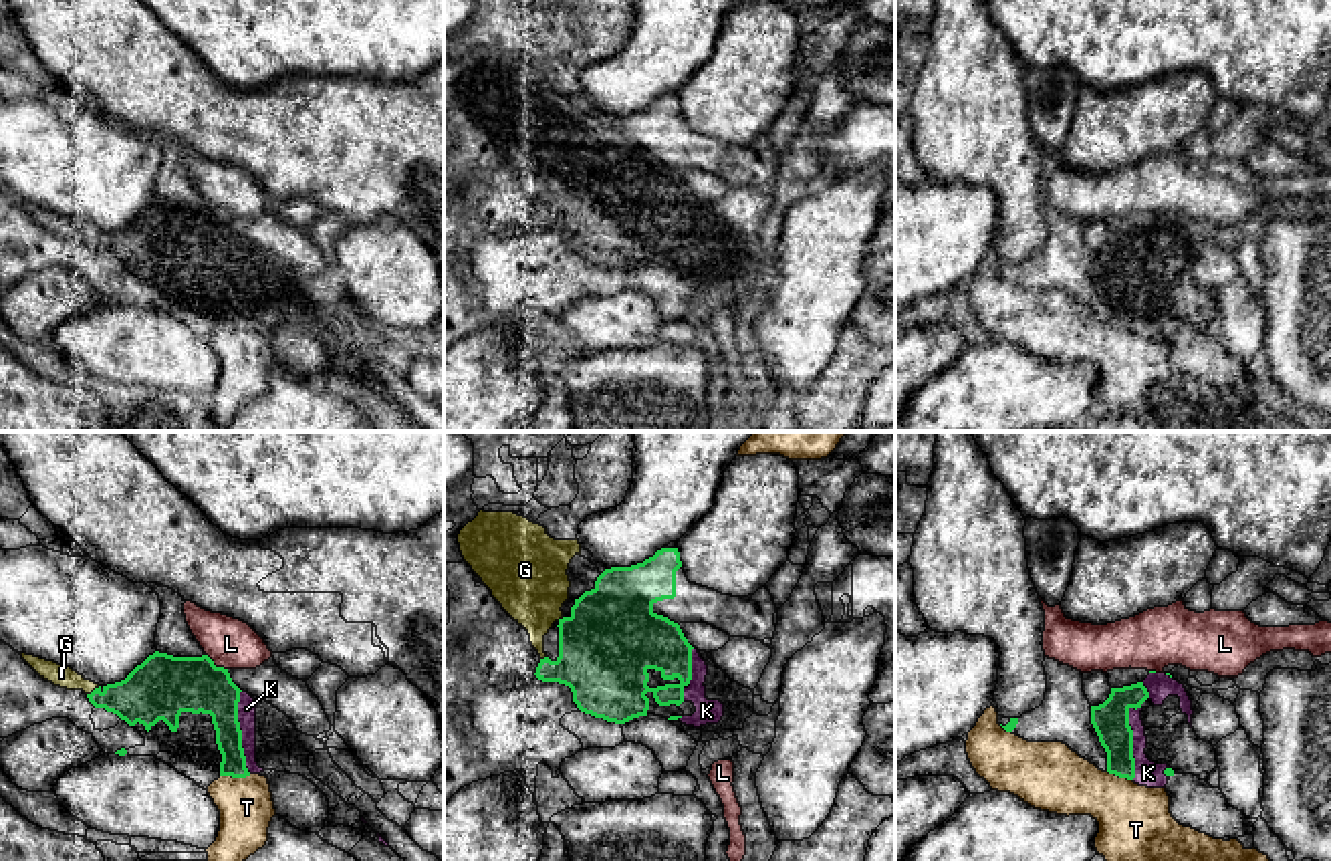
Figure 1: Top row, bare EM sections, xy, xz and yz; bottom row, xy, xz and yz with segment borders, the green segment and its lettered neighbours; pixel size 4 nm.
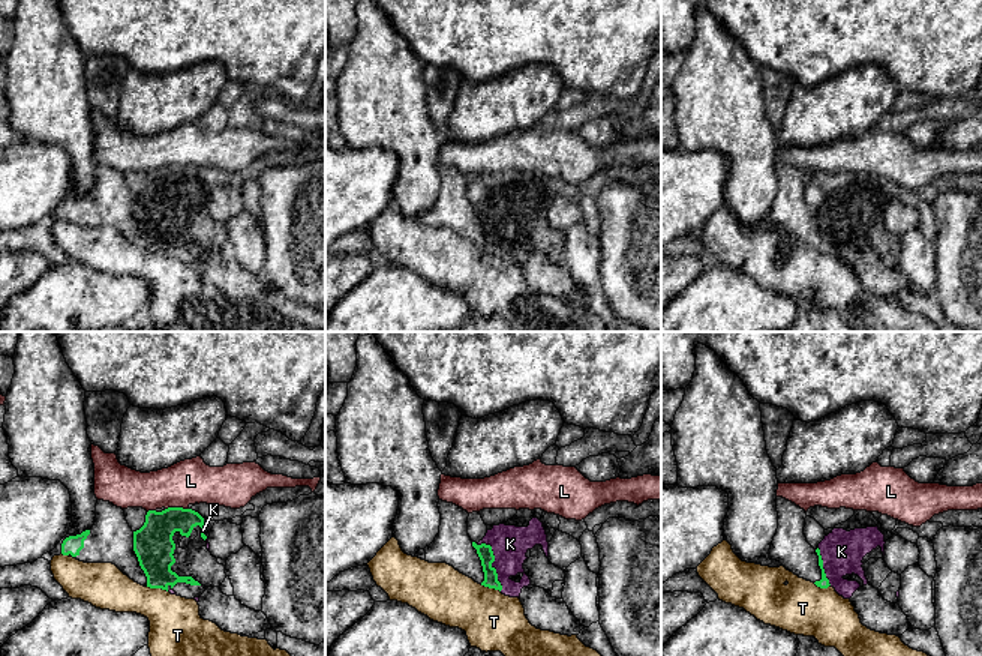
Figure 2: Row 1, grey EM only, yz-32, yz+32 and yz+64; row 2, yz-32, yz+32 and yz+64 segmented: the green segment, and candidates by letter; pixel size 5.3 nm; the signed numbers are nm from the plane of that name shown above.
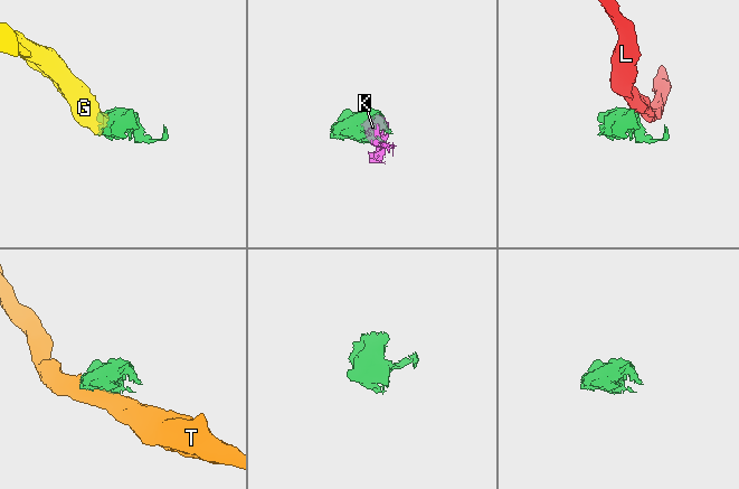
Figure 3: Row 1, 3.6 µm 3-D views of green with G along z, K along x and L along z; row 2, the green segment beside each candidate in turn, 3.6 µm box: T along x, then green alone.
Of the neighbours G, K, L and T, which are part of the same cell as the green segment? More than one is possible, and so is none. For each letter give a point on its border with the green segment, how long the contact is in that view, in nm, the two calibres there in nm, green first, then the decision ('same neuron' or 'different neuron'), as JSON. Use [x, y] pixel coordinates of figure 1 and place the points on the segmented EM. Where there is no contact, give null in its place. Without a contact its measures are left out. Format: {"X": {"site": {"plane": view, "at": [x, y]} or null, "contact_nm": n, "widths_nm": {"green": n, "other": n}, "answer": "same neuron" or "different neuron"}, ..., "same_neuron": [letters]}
{"G": {"site": {"plane": "xy", "at": [95, 688]}, "contact_nm": 70, "widths_nm": {"green": 240, "other": 80}, "answer": "same neuron"}, "K": {"site": {"plane": "xy", "at": [240, 732]}, "contact_nm": 340, "widths_nm": {"green": 200, "other": 80}, "answer": "same neuron"}, "L": {"site": {"plane": "xy", "at": [214, 666]}, "contact_nm": 110, "widths_nm": {"green": 260, "other": 200}, "answer": "different neuron"}, "T": {"site": {"plane": "xy", "at": [234, 777]}, "contact_nm": 130, "widths_nm": {"green": 110, "other": 220}, "answer": "different neuron"}, "same_neuron": ["G", "K"]}

